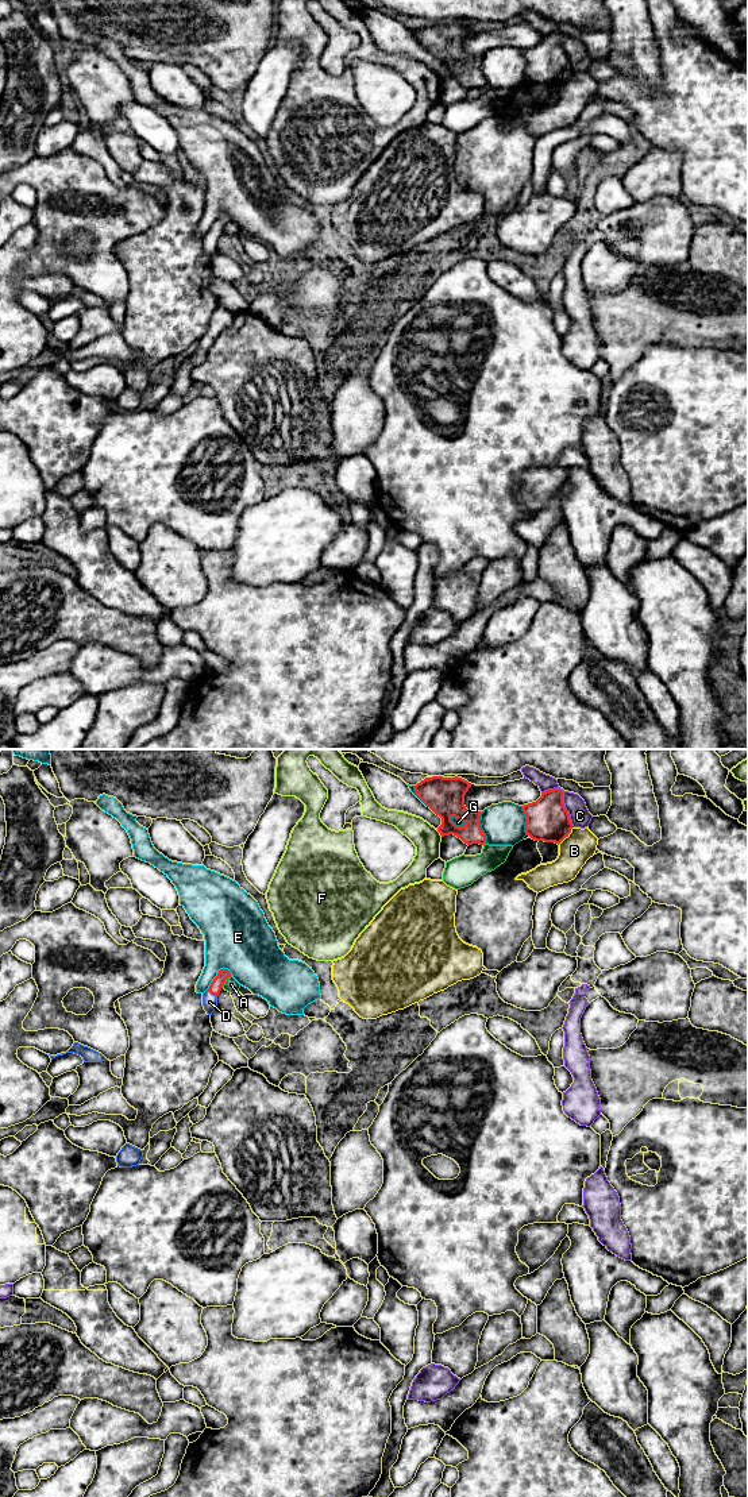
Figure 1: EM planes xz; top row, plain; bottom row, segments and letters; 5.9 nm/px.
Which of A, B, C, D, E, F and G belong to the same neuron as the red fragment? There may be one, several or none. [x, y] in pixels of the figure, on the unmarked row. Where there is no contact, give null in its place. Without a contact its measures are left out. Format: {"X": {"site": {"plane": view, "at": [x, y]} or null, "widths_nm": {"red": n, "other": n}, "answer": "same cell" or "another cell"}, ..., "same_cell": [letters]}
{"A": {"site": {"plane": "xz", "at": [224, 226]}, "widths_nm": {"red": 70, "other": 80}, "answer": "another cell"}, "B": {"site": {"plane": "xz", "at": [566, 80]}, "widths_nm": {"red": 260, "other": 190}, "answer": "another cell"}, "C": {"site": {"plane": "xz", "at": [562, 43]}, "widths_nm": {"red": 260, "other": 120}, "answer": "another cell"}, "D": {"site": {"plane": "xz", "at": [212, 238]}, "widths_nm": {"red": 70, "other": 90}, "answer": "same cell"}, "E": {"site": {"plane": "xz", "at": [218, 218]}, "widths_nm": {"red": 70, "other": 400}, "answer": "another cell"}, "F": {"site": {"plane": "xz", "at": [439, 76]}, "widths_nm": {"red": 220, "other": 160}, "answer": "another cell"}, "G": {"site": {"plane": "xz", "at": [479, 72]}, "widths_nm": {"red": 200, "other": 260}, "answer": "another cell"}, "same_cell": ["D"]}

